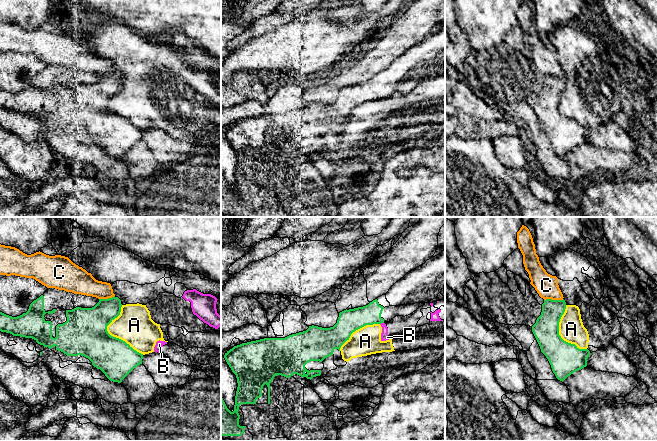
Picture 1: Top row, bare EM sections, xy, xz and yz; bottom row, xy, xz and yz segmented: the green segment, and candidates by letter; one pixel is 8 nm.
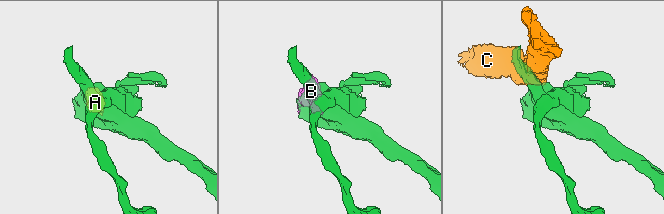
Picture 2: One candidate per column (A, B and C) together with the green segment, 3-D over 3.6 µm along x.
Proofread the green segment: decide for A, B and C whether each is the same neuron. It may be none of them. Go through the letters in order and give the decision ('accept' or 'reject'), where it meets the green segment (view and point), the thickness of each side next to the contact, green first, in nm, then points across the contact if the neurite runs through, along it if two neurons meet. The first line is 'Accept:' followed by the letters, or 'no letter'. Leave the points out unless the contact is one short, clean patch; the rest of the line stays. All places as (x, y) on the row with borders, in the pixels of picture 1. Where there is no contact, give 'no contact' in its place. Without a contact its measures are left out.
Accept: no letter
A: reject | xy (112, 336) | 360/300 nm
B: reject | xz (381, 322) | 180/60 nm | along xz (383, 322), (380, 324)
C: reject | yz (553, 300) | 200/190 nm | along yz (563, 299), (544, 300)

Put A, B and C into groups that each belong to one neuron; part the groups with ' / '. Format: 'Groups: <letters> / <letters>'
Groups: A B / C

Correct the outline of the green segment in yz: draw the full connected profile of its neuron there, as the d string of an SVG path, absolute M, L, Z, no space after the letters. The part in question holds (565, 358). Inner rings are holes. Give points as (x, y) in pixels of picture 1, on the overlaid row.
M546 299L541 315L532 326L532 332L541 352L548 359L556 378L564 381L574 372L587 366L588 349L579 349L559 335L559 322L566 309L565 300Z

